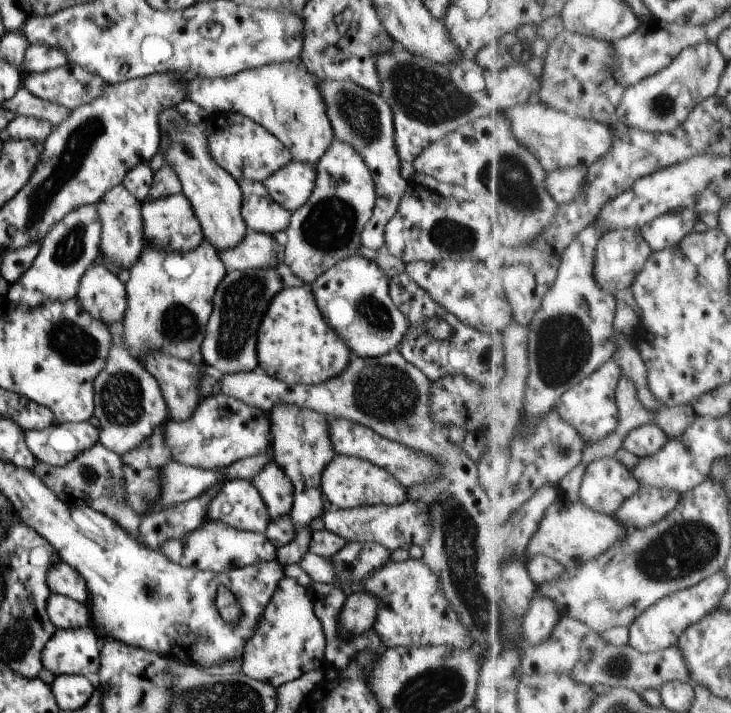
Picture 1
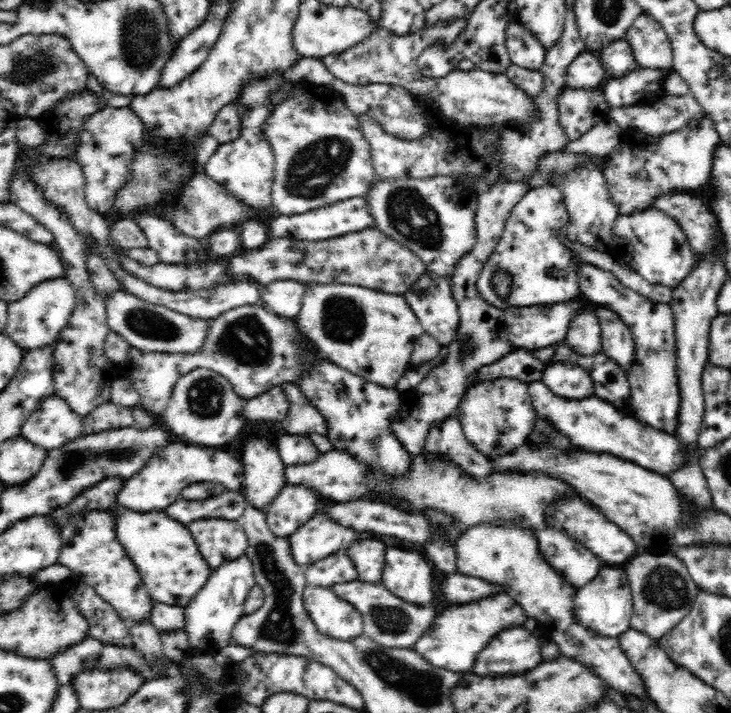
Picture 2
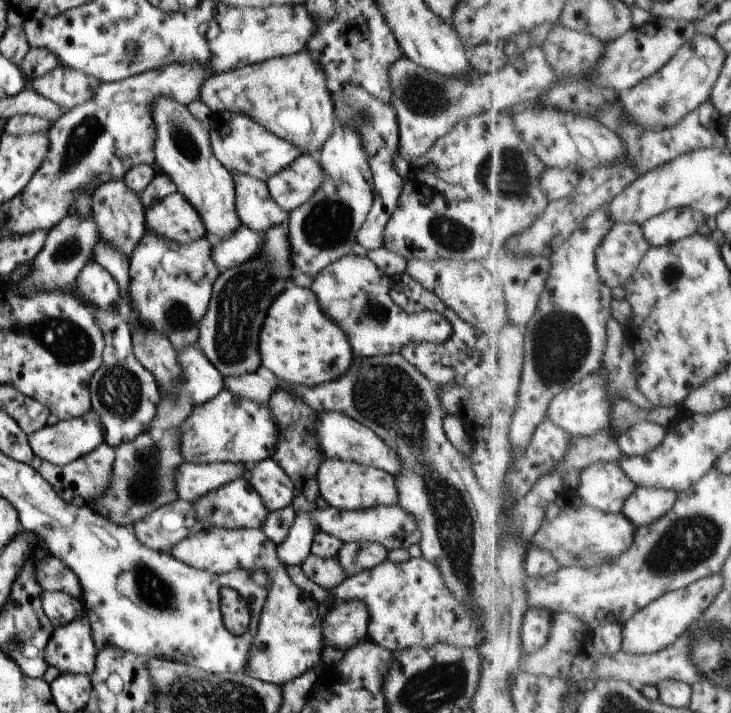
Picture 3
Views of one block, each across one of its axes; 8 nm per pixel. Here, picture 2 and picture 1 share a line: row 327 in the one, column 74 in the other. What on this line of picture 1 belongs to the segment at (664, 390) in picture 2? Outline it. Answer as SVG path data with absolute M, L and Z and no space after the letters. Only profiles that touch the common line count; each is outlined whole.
M93 627L57 629L42 649L42 666L55 677L90 676L100 668L100 643Z

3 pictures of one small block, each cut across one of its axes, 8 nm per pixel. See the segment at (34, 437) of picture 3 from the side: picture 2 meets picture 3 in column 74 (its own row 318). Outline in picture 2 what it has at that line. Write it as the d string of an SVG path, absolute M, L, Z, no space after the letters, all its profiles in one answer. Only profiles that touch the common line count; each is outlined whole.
M426 272L403 296L420 320L424 332L440 341L443 347L454 340L460 315L449 280Z

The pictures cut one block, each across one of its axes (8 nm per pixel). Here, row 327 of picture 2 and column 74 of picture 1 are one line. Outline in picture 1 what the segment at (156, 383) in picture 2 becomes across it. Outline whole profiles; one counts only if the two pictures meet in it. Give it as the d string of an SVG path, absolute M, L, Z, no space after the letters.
M94 202L71 210L58 224L55 224L50 229L50 232L40 243L40 252L38 252L38 256L34 259L32 266L15 283L9 285L7 297L12 304L18 304L22 308L38 308L42 304L46 304L48 300L50 302L70 302L70 300L75 299L80 279L83 278L88 267L99 261L101 256L100 243L102 232L97 205Z

